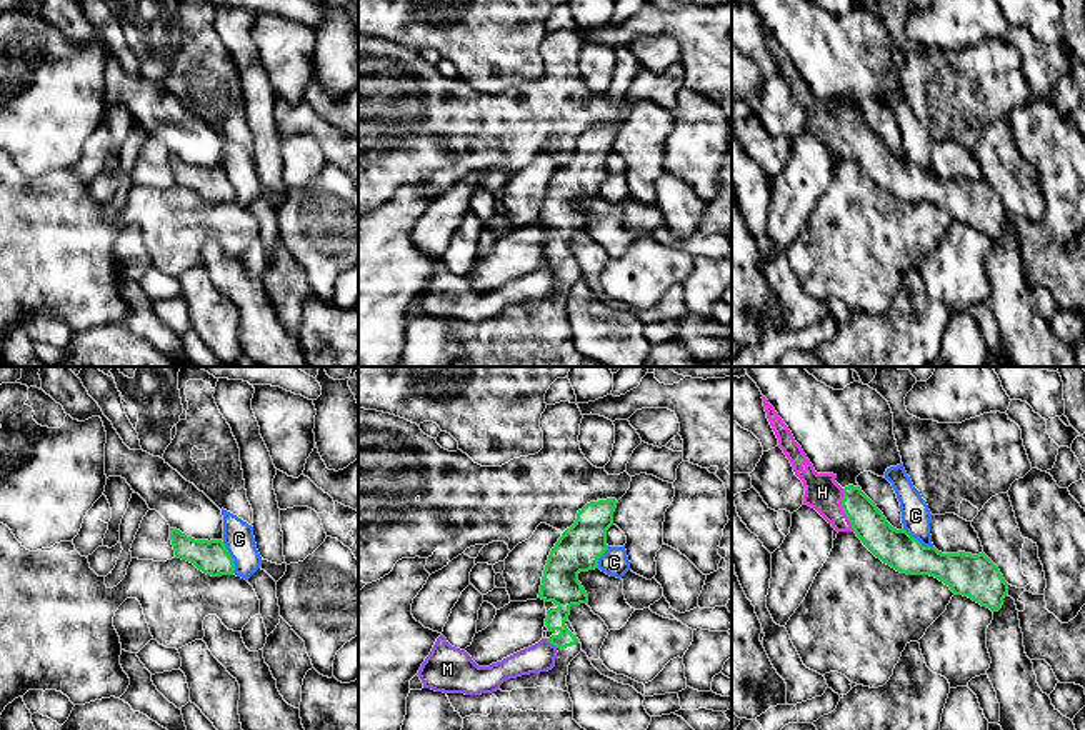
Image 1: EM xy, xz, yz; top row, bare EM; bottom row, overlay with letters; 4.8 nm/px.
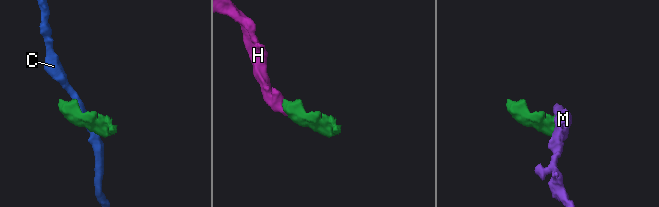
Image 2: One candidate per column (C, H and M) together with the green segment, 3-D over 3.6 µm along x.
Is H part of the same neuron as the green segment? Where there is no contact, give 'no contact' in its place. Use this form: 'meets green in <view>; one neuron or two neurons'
meets green in yz; one neuron

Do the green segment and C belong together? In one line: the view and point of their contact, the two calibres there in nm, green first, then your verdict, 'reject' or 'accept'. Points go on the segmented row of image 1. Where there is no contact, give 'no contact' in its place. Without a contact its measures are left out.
xy (230, 557) | 160/150 nm | reject

